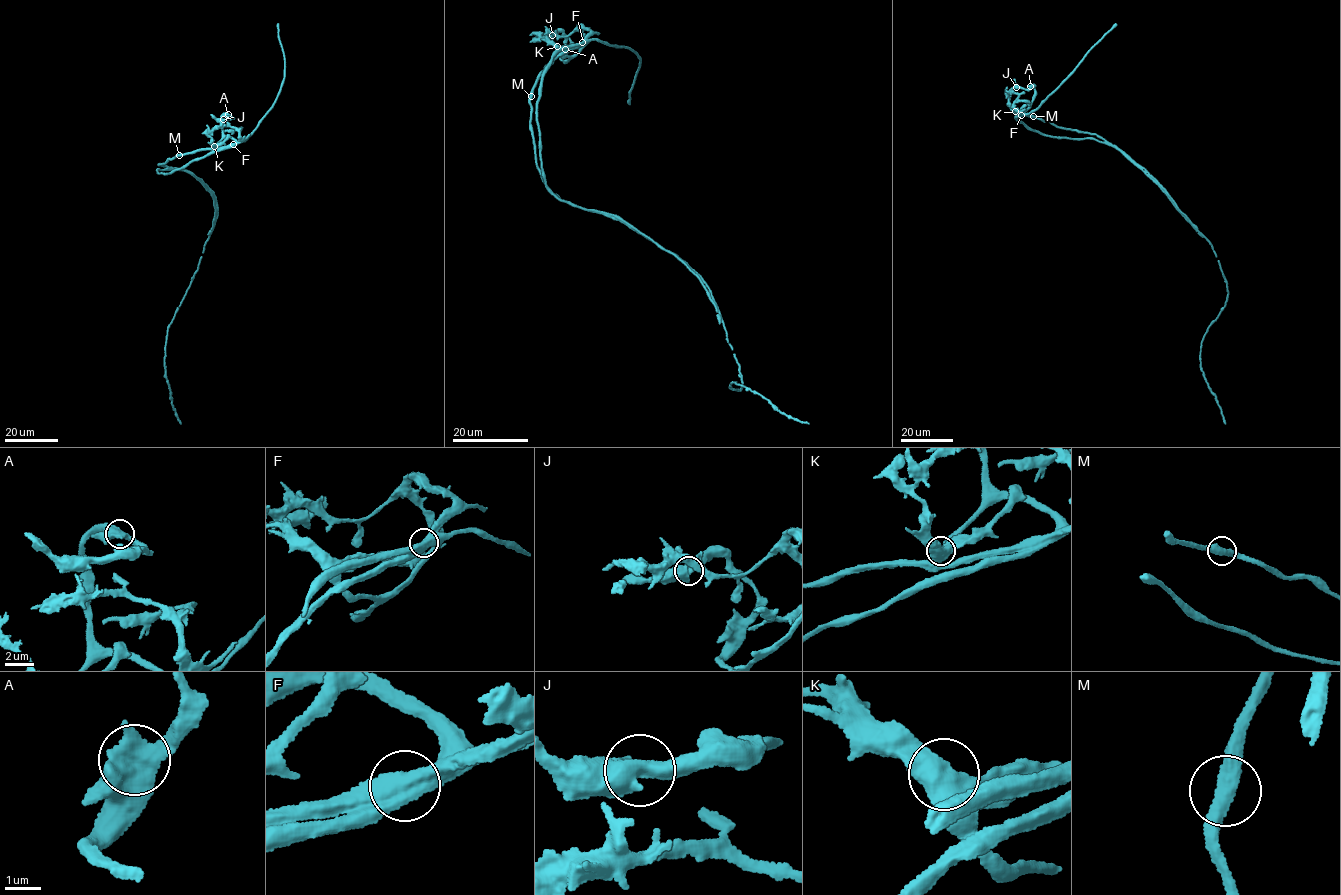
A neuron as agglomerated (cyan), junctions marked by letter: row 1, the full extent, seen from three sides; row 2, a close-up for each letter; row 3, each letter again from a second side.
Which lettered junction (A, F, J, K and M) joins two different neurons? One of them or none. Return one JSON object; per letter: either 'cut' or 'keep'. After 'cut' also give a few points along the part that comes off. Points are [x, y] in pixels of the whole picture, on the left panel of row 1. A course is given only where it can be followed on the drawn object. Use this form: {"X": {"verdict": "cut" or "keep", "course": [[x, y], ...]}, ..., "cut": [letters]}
{"A": {"verdict": "keep"}, "F": {"verdict": "cut", "course": [[233, 144], [157, 164], [191, 172], [217, 208], [167, 330], [165, 376], [180, 423]]}, "J": {"verdict": "keep"}, "K": {"verdict": "keep"}, "M": {"verdict": "keep"}, "cut": ["F"]}

